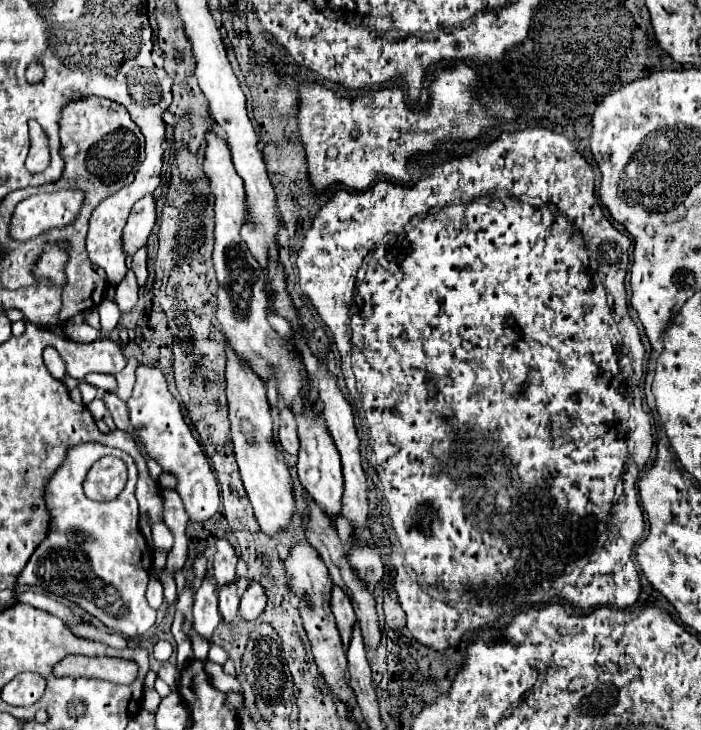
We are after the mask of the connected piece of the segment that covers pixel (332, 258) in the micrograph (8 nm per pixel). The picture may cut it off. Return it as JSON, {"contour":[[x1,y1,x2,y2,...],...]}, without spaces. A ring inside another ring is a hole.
{"contour":[[533,127,533,129,523,129,523,131,515,131,515,133,503,133,503,135,501,135,501,139,497,139,497,141,495,141,495,143,491,143,491,145,485,145,485,147,479,147,479,149,477,149,477,151,473,151,473,153,471,153,471,155,467,155,467,157,455,157,455,159,449,159,449,161,447,161,447,163,441,163,441,165,437,165,437,167,431,167,431,169,425,169,425,171,423,171,423,177,421,177,421,179,419,179,419,181,417,181,417,183,407,183,407,185,393,185,393,183,389,183,389,181,377,181,377,183,375,183,375,185,371,185,371,187,369,187,369,189,365,189,365,191,357,191,357,193,353,193,353,191,343,191,343,189,339,189,339,191,335,191,335,195,333,195,333,197,331,197,331,201,327,201,327,203,325,203,325,207,321,207,321,211,319,211,319,213,317,213,317,215,315,215,315,219,313,219,313,225,311,225,311,229,309,229,309,231,307,231,307,235,305,235,305,241,303,241,303,247,301,247,301,251,299,251,299,255,297,255,297,269,299,269,299,289,301,289,301,291,303,291,303,295,305,295,305,297,307,297,307,299,309,299,309,301,311,301,311,305,313,305,313,307,315,307,315,309,317,309,317,313,319,313,319,317,321,317,321,319,323,319,323,321,325,321,325,325,327,325,327,327,329,327,329,329,331,329,331,333,333,333,333,337,335,337,335,345,337,345,337,349,339,349,339,351,341,351,341,369,342,369,342,373,343,373,343,375,344,375,344,377,345,377,345,382,346,382,346,387,347,387,347,391,348,391,348,394,349,394,349,397,350,397,350,401,351,401,351,406,352,406,352,409,353,409,353,414,354,414,354,423,355,423,355,427,356,427,356,429,357,429,357,434,358,434,358,437,359,437,359,438,360,438,360,447,359,447,359,448,360,448,360,449,369,449,369,450,370,450,370,451,371,451,371,453,373,453,373,455,364,455,364,451,363,451,363,467,365,467,365,471,367,471,367,477,369,477,369,493,368,493,368,504,369,504,369,508,370,508,370,509,369,509,369,515,368,515,368,516,374,516,374,515,376,515,376,513,377,513,377,510,381,510,381,513,382,513,382,514,381,514,381,515,380,515,380,516,386,516,386,518,387,518,387,519,388,519,388,522,382,522,382,523,383,523,383,524,384,524,384,526,385,526,385,528,386,528,386,529,385,529,385,531,386,531,386,533,387,533,387,534,388,534,388,537,389,537,389,540,390,540,390,542,391,542,391,554,390,554,390,559,391,559,391,563,392,563,392,565,395,565,395,567,399,567,399,569,395,569,395,571,397,571,397,575,395,575,395,591,397,591,397,595,399,595,399,602,400,602,400,605,401,605,401,607,402,607,402,609,403,609,403,611,405,611,405,613,407,613,407,627,409,627,409,631,411,631,411,633,413,633,413,637,415,637,415,639,417,639,417,641,419,641,419,643,421,643,421,645,425,645,425,647,431,647,431,649,435,649,435,651,445,651,445,649,449,649,449,647,457,647,457,643,459,643,459,639,461,639,461,635,463,635,463,631,473,631,473,629,477,629,477,627,483,627,483,625,487,625,487,623,495,623,495,621,497,621,497,619,499,619,499,617,501,617,501,615,505,615,505,613,515,613,515,611,523,611,523,609,529,609,529,605,531,605,531,603,533,603,533,605,535,605,535,607,537,607,537,605,545,605,545,603,551,603,551,601,553,601,553,597,557,597,557,599,559,599,559,601,563,601,563,603,569,603,569,605,573,605,573,607,575,607,575,609,577,609,577,611,581,611,581,613,587,613,587,611,589,611,589,609,593,609,593,607,601,607,601,605,613,605,613,607,621,607,621,609,625,609,625,607,631,607,631,605,633,605,633,603,635,603,635,601,637,601,637,597,639,597,639,593,641,593,641,585,639,585,639,573,637,573,637,567,635,567,635,563,633,563,633,557,631,557,631,547,633,547,633,545,635,545,635,543,637,543,637,541,639,541,639,539,641,539,641,537,643,537,643,534,644,534,644,528,645,528,645,522,644,522,644,514,643,514,643,511,642,511,642,509,641,509,641,507,640,507,640,505,639,505,639,502,638,502,638,501,639,501,639,497,638,497,638,491,637,491,637,486,636,486,636,483,637,483,637,477,639,477,639,471,641,471,641,469,645,469,645,463,647,463,647,461,649,461,649,455,651,455,651,447,653,447,653,433,651,433,651,419,649,419,649,415,647,415,647,413,645,413,645,411,643,411,643,409,642,409,642,398,641,398,641,392,640,392,640,387,639,387,639,385,636,385,636,386,631,386,631,388,630,388,630,389,629,389,629,383,627,383,627,377,629,377,629,371,631,371,631,369,629,369,629,367,643,367,643,359,644,359,644,357,645,357,645,355,639,355,639,359,635,359,635,355,631,355,631,351,629,351,629,349,625,349,625,345,621,345,621,343,623,343,623,335,637,335,637,349,643,349,643,343,641,343,641,339,639,339,639,329,637,329,637,325,635,325,635,321,633,321,633,319,631,319,631,315,629,315,629,309,627,309,627,291,625,291,625,275,627,275,627,265,629,265,629,247,631,247,631,241,629,241,629,239,627,239,627,237,625,237,625,235,623,235,623,233,619,233,619,231,617,231,617,229,615,229,615,227,613,227,613,225,611,225,611,221,609,221,609,219,607,219,607,217,605,217,605,213,603,213,603,209,601,209,601,205,599,205,599,201,597,201,597,197,595,197,595,173,593,173,593,169,591,169,591,165,589,165,589,163,587,163,587,161,585,161,585,159,583,159,583,157,581,157,581,155,579,155,579,153,577,153,577,149,575,149,575,145,573,145,573,143,571,143,571,141,569,141,569,139,567,139,567,137,563,137,563,135,559,135,559,133,553,133,553,131,549,131,549,129,543,129,543,127],[531,187,533,187,533,197,539,197,539,199,543,199,543,201,545,201,545,203,547,203,547,201,549,201,549,203,553,203,553,205,555,205,555,207,557,207,557,209,559,209,559,211,561,211,561,213,563,213,563,215,565,215,565,217,567,217,567,219,569,219,569,221,571,221,571,223,573,223,573,225,575,225,575,227,577,227,577,229,579,229,579,231,581,231,581,235,583,235,583,239,585,239,585,243,587,243,587,249,589,249,589,251,591,251,591,257,593,257,593,259,595,259,595,261,597,261,597,271,599,271,599,273,603,273,603,285,605,285,605,287,607,287,607,295,605,295,605,287,599,287,599,281,597,281,597,279,593,279,593,273,591,273,591,271,589,271,589,257,587,257,587,251,585,251,585,247,583,247,583,241,581,241,581,237,579,237,579,233,577,233,577,231,575,231,575,227,571,227,571,223,567,223,567,219,563,219,563,215,559,215,559,213,555,213,555,211,551,211,551,209,549,209,549,207,533,207,533,205,527,205,527,203,523,203,523,201,521,201,521,199,515,199,515,197,521,197,521,195,529,195,529,193,531,193],[497,189,505,189,505,191,509,191,509,193,511,193,511,195,515,195,515,197,507,197,507,199,495,199,495,191,497,191],[416,215,422,215,422,216,423,216,423,217,425,217,425,219,421,219,421,221,419,221,419,223,417,223,417,225,415,225,415,227,411,227,411,229,409,229,409,231,407,231,407,233,405,233,405,237,403,237,403,239,401,239,401,241,399,241,399,243,397,243,397,245,389,245,389,247,381,247,381,245,380,245,380,243,381,243,381,239,383,239,383,235,387,235,387,233,397,233,397,234,399,234,399,233,401,233,401,232,403,232,403,230,404,230,404,227,405,227,405,225,407,225,407,224,408,224,408,223,409,223,409,221,410,221,410,220,411,220,411,219,413,219,413,217,415,217,415,216,416,216],[375,247,377,247,377,251,375,251,375,253,373,253,373,255,371,255,371,259,369,259,369,265,367,265,367,277,365,277,365,281,363,281,363,283,361,283,361,285,359,285,359,289,357,289,357,295,355,295,355,307,353,307,353,315,351,315,351,343,349,343,349,339,347,339,347,335,345,335,345,333,347,333,347,319,349,319,349,309,351,309,351,303,353,303,353,293,355,293,355,287,357,287,357,271,359,271,359,267,361,267,361,263,363,263,363,259,365,259,365,257,367,257,367,253,371,253,371,251,372,251,372,250,373,250,373,249,374,249,374,248,375,248],[629,412,630,412,630,414,631,414,631,421,633,421,633,429,631,429,631,435,629,435,629,459,627,459,627,419,629,419],[619,477,621,477,621,479,622,479,622,480,623,480,623,495,621,495,621,497,619,497,619,499,615,499,615,495,613,495,613,491,615,491,615,485,617,485,617,481,619,481],[585,567,587,567,587,581,585,581,585,583,583,583,583,579,581,579,581,581,579,581,579,577,577,577,577,579,575,579,575,573,577,573,577,571,581,571,581,573,583,573,583,571,585,571]]}

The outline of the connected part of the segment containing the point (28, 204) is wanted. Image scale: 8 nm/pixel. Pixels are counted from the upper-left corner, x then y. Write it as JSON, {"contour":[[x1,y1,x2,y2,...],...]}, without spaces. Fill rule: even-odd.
{"contour":[[75,191,39,193,21,201,11,219,11,237,27,241,51,227,63,227,71,223,83,203,83,195]]}

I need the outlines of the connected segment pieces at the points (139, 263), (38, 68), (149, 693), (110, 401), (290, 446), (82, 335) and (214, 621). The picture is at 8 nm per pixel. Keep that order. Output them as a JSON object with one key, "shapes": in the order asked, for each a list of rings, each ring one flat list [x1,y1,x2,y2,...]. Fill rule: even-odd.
{"shapes":[[[143,245,141,249,135,251,133,255,133,271,139,279,139,285,143,285,147,281,147,245]],[[31,63,26,71,26,80,30,84,35,84,40,82,45,75,44,68,39,63]],[[145,689,143,707,145,707,149,713,155,713,155,711,157,711,157,707,159,707,159,703,161,703,159,693,157,693,157,691,153,691,153,689]],[[107,393,103,401,105,401,105,405,107,405,107,409,109,409,109,413,111,413,111,417,113,417,115,425,117,425,117,429,123,429,123,431,133,433,133,425,129,421,127,405,115,393]],[[287,407,279,415,279,443,287,453,291,455,299,453,299,437,297,437,295,419]],[[75,315,69,321,65,321,65,333,69,337,73,337,75,341,81,341,81,343,91,343,91,341,101,337,101,333,97,329,87,325,83,315]],[[207,573,201,581,201,587,195,591,195,603,193,603,193,629,203,635,205,639,211,639,215,627,219,625,219,611,217,611,217,585,211,573]]]}

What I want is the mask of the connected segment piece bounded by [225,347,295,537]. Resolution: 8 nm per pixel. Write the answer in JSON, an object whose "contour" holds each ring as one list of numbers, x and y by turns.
{"contour":[[227,351,227,399,229,399,229,419,235,445,235,457,239,463,239,473,253,505,257,523,261,531,269,537,285,531,291,525,295,513,295,495,289,467,273,439,273,419,267,403,263,381,235,355]]}

